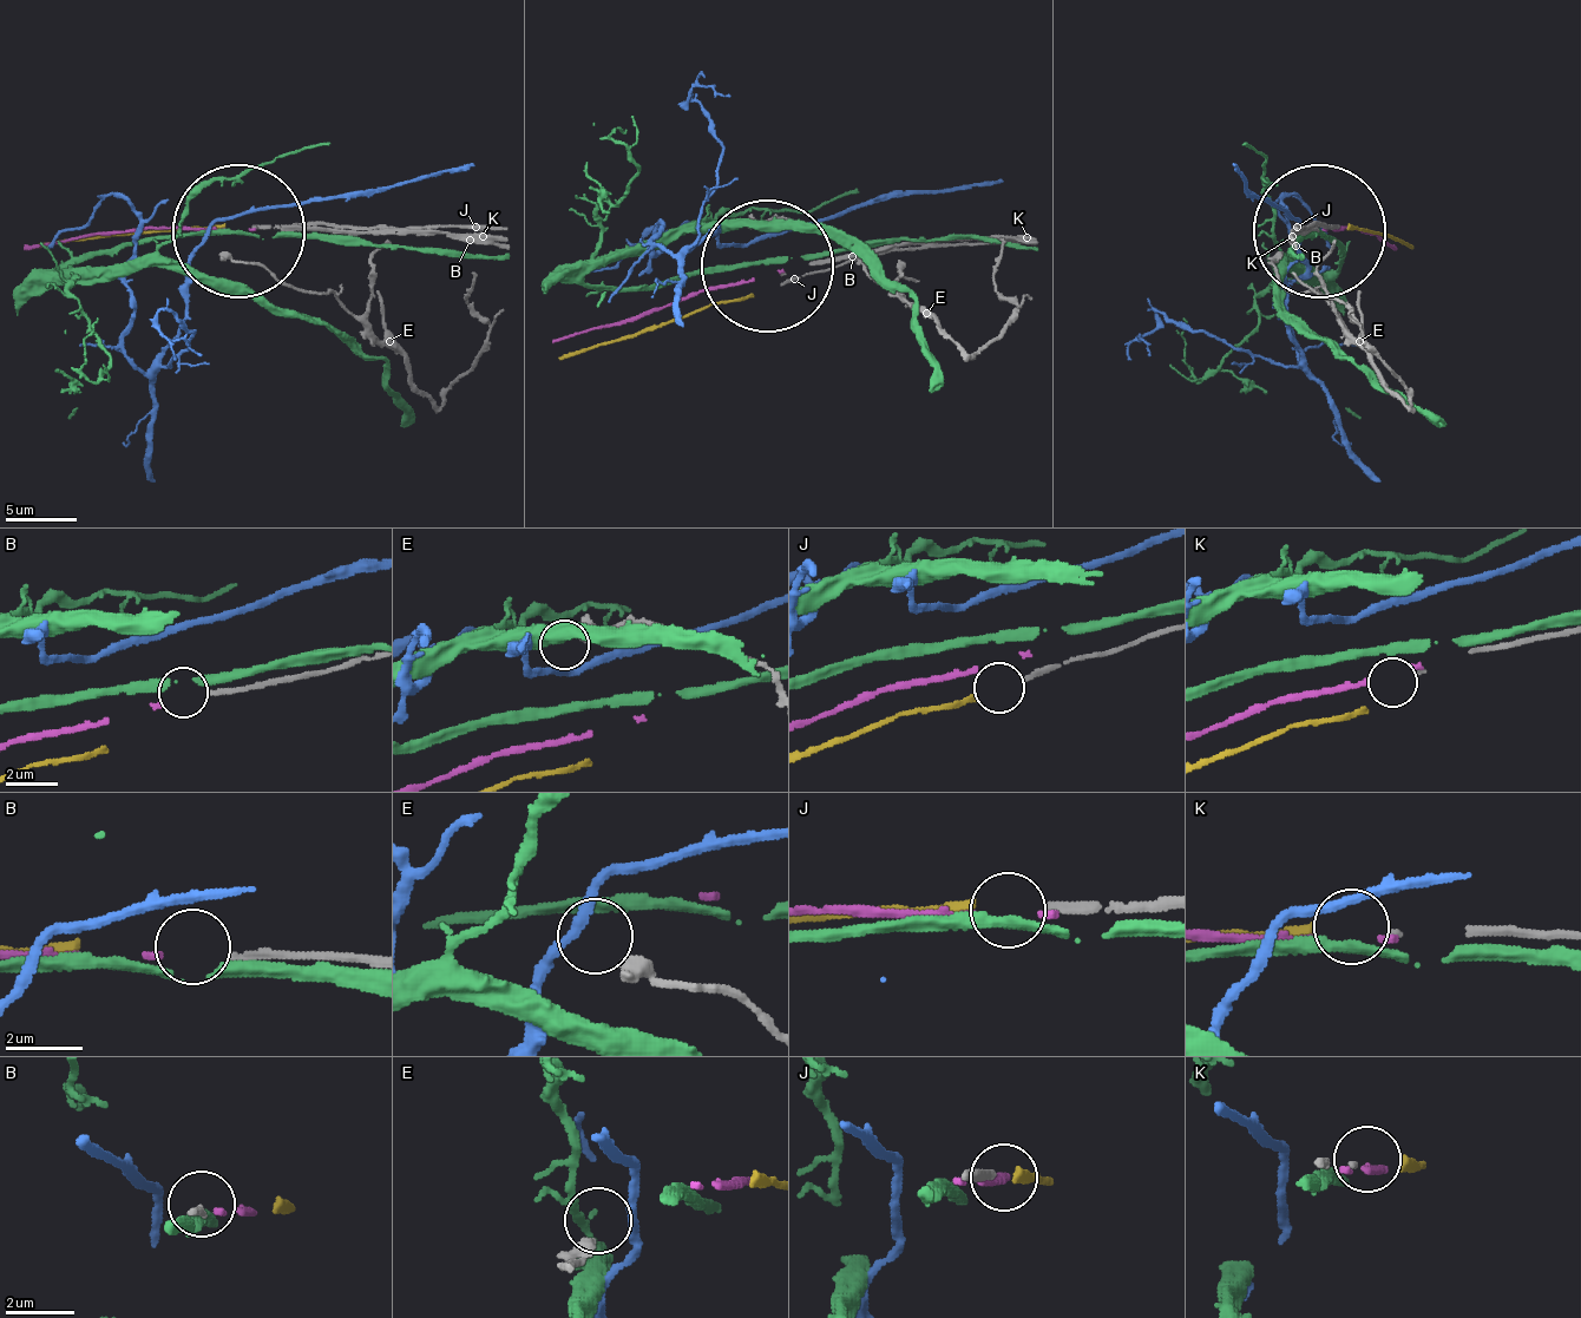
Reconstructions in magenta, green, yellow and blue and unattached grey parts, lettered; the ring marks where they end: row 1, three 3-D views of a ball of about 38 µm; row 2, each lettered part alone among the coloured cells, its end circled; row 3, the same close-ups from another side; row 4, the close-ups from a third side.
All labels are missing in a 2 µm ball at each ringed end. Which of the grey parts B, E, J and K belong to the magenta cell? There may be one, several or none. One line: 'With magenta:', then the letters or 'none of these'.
With magenta: B

